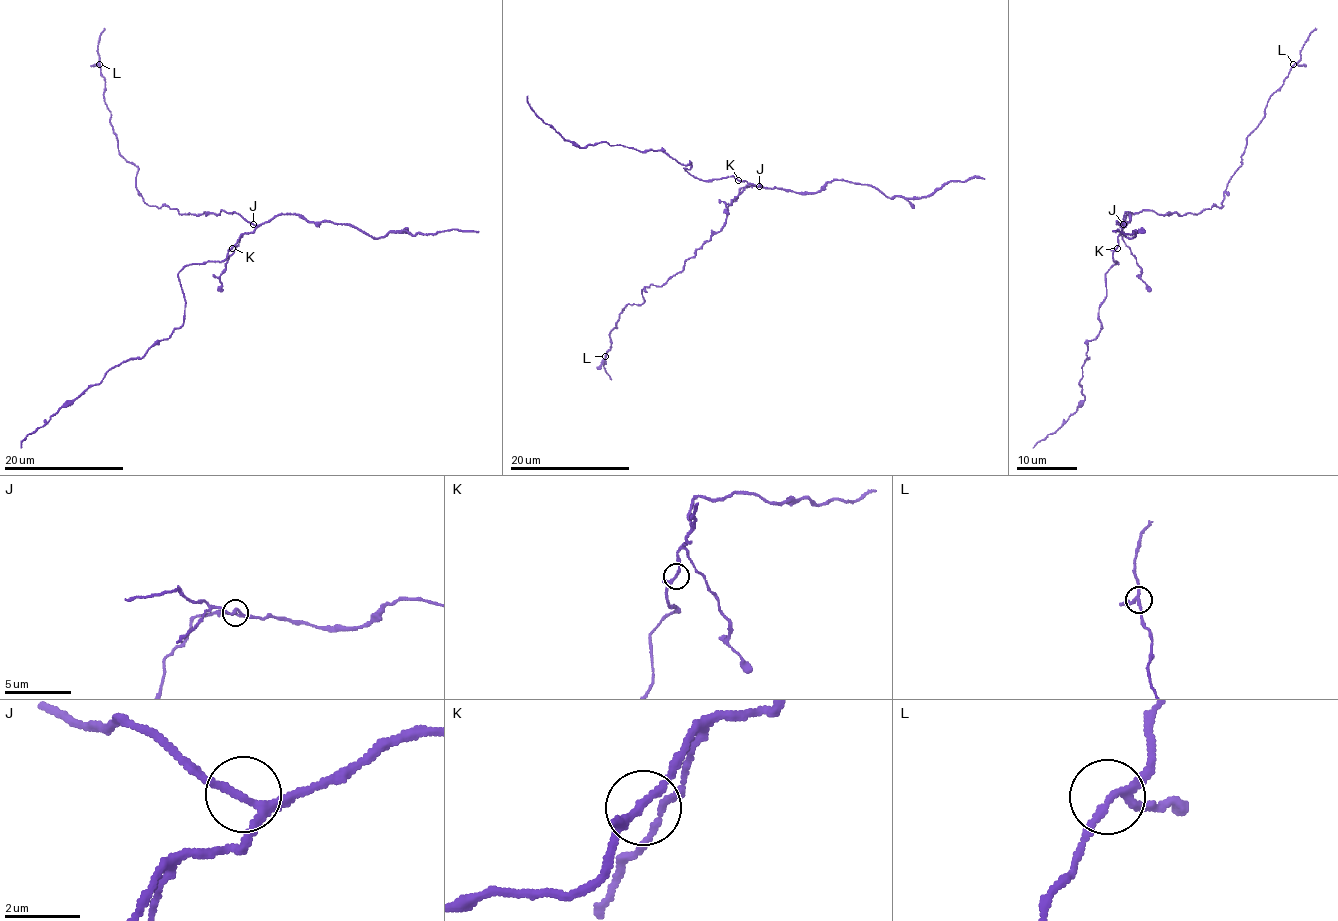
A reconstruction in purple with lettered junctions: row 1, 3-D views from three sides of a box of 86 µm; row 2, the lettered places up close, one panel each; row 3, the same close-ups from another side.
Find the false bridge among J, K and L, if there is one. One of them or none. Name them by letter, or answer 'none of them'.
none of them

